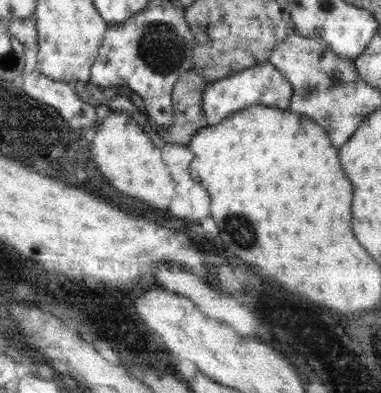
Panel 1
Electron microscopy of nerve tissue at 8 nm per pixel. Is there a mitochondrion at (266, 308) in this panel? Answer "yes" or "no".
no

